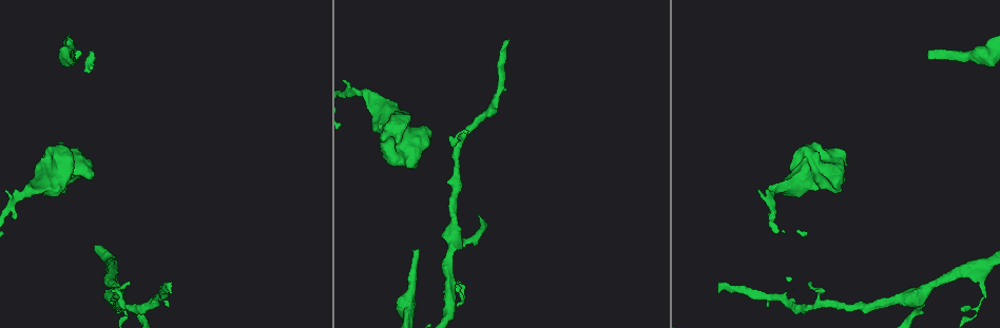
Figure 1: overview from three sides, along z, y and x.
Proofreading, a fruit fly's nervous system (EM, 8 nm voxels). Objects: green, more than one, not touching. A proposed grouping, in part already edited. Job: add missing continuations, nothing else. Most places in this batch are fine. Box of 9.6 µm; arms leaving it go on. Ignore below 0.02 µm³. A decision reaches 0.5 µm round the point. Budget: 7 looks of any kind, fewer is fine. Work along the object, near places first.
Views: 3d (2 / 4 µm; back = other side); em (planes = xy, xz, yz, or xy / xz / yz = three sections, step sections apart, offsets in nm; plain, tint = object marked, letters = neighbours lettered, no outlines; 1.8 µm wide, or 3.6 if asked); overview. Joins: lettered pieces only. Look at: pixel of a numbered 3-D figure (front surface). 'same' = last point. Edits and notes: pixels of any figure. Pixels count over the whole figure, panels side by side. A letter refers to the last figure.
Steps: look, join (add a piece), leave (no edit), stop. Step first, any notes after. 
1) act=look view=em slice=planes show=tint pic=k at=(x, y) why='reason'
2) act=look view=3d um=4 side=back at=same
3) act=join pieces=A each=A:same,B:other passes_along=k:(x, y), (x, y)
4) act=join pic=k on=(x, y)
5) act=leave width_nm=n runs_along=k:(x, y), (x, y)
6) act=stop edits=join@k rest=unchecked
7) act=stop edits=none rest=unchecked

act=look view=em um=3.6 slice=planes show=plain pic=1 at=(933, 58) why='branch stops here'

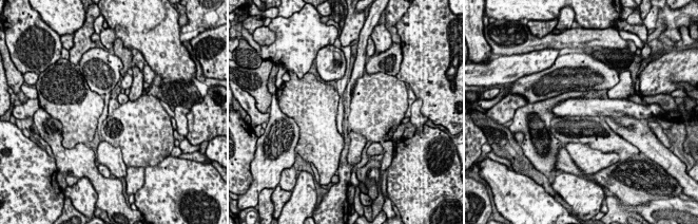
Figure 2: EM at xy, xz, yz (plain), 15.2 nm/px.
act=look view=em um=3.6 slice=planes show=letters at=same why='see the neighbours'

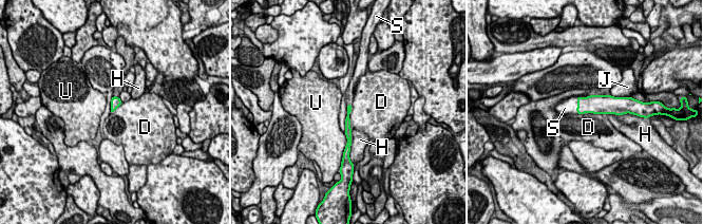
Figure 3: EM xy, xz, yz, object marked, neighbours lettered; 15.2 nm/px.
act=join pieces=S each=D:other,H:other,J:other,S:same,U:other passes_along=3:(594, 104), (578, 106), (568, 107) found='it goes on there'

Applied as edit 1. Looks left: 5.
act=look view=overview why='redraw'

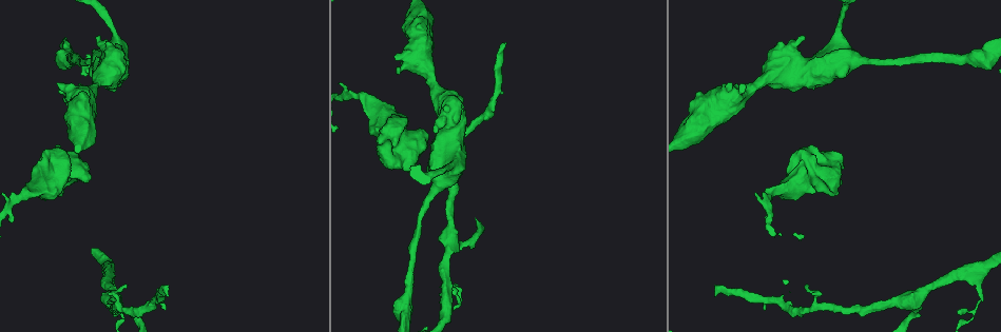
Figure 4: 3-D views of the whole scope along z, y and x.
act=look view=3d um=4 pic=4 at=(833, 193) why='an open end'

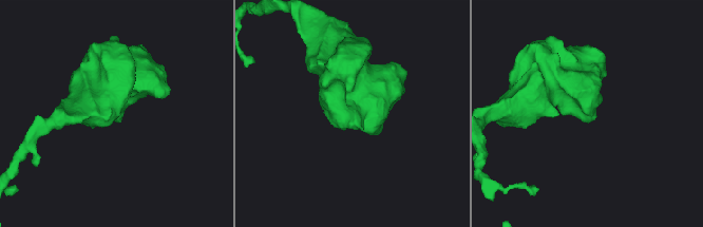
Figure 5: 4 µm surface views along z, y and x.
act=look view=em um=3.6 slice=yz step=16 show=letters pic=5 at=(120, 119) why='shape alone is not enough'

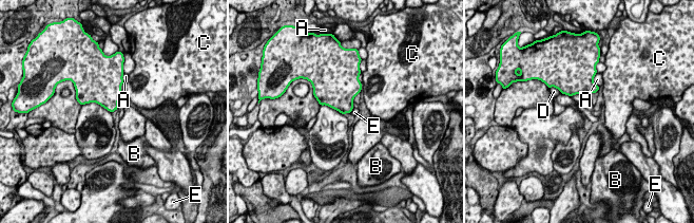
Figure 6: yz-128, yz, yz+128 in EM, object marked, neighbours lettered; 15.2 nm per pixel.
act=look view=em um=3.6 slice=planes show=letters at=same why='cut it another way'

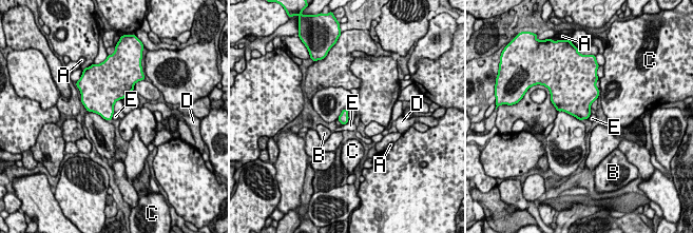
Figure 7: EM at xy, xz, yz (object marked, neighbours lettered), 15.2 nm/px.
act=leave each=A:other,B:other,C:other,D:other,E:other border=7:(347, 110), (348, 120), (342, 125) found='no lettered piece goes on from it'

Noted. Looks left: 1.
act=stop edits=join@3 rest=unchecked

